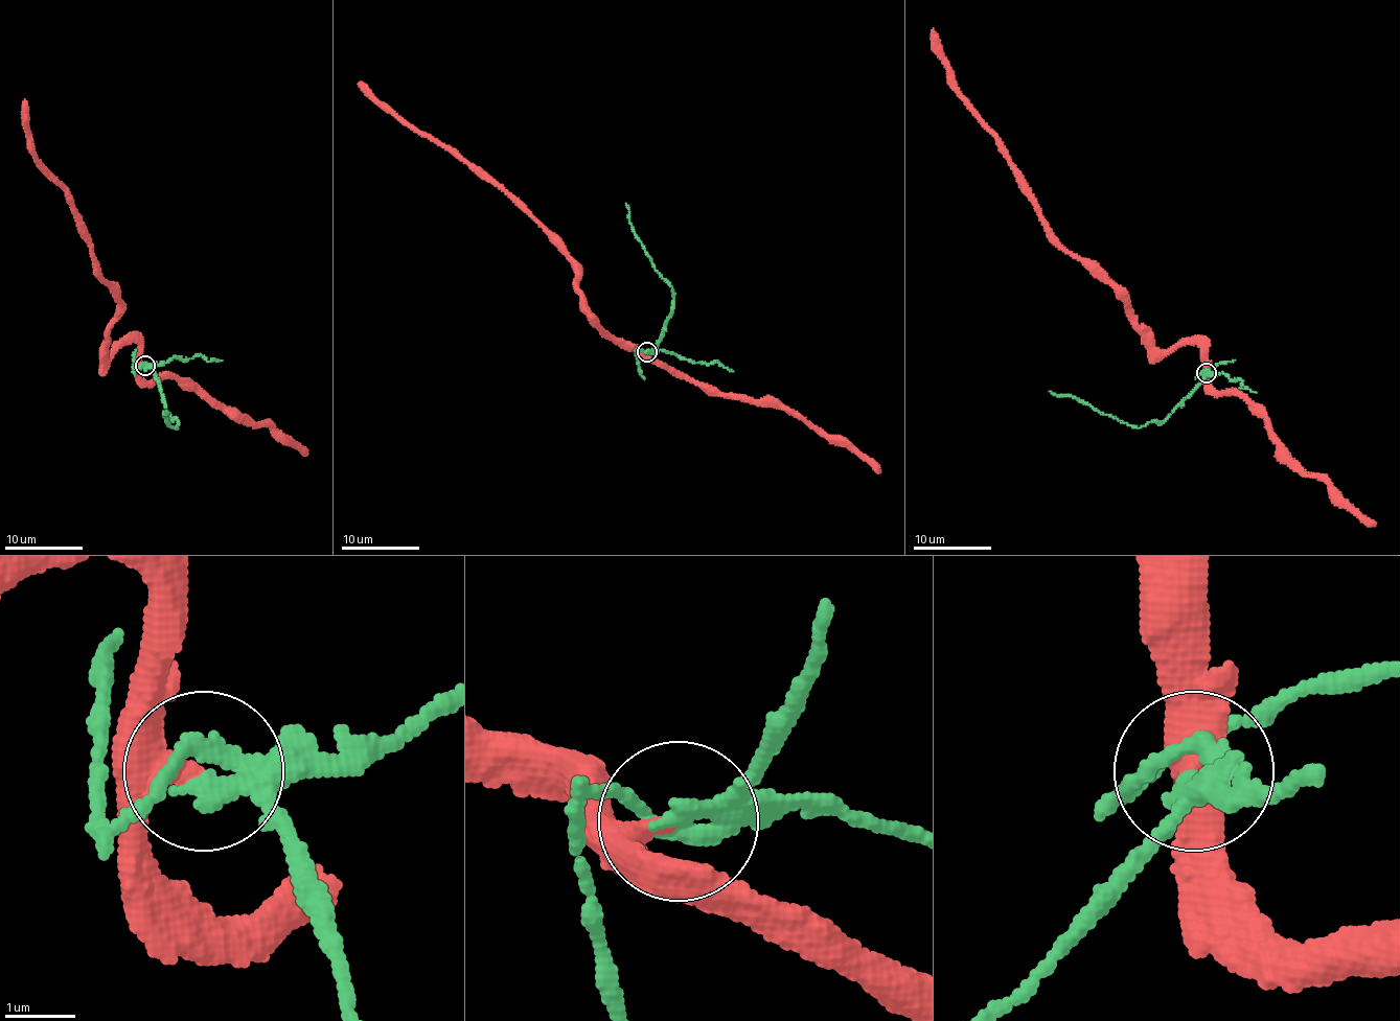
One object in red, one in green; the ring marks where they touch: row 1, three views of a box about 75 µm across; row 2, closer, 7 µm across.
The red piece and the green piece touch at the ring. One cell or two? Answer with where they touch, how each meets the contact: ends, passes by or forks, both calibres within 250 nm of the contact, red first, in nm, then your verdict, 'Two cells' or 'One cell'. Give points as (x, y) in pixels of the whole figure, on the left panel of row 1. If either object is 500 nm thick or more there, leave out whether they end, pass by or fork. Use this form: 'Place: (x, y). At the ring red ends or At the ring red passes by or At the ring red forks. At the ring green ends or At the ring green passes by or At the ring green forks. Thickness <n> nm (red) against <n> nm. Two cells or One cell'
Place: (144, 366). At the ring red ends. At the ring green forks. Thickness 400 nm (red) against 240 nm. Two cells

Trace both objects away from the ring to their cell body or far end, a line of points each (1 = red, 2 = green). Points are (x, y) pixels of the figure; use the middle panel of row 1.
1: (647, 352), (626, 343), (613, 341), (588, 315), (566, 246), (461, 156), (397, 115), (359, 84)
2: (647, 352), (672, 311), (674, 295), (672, 286), (653, 268), (632, 229), (625, 203)

